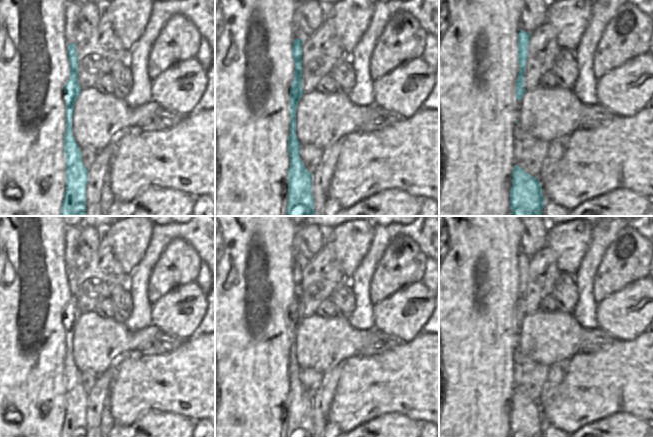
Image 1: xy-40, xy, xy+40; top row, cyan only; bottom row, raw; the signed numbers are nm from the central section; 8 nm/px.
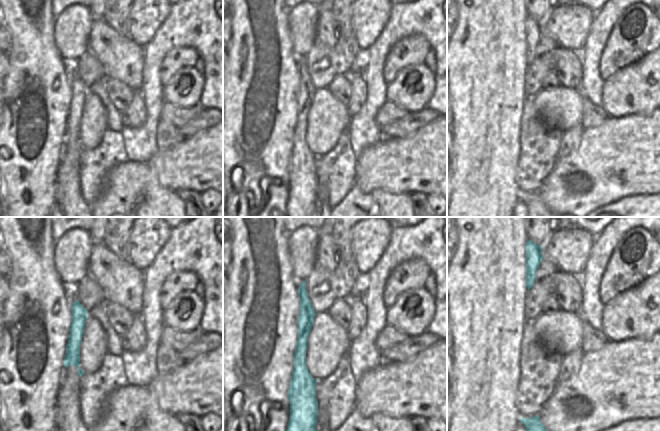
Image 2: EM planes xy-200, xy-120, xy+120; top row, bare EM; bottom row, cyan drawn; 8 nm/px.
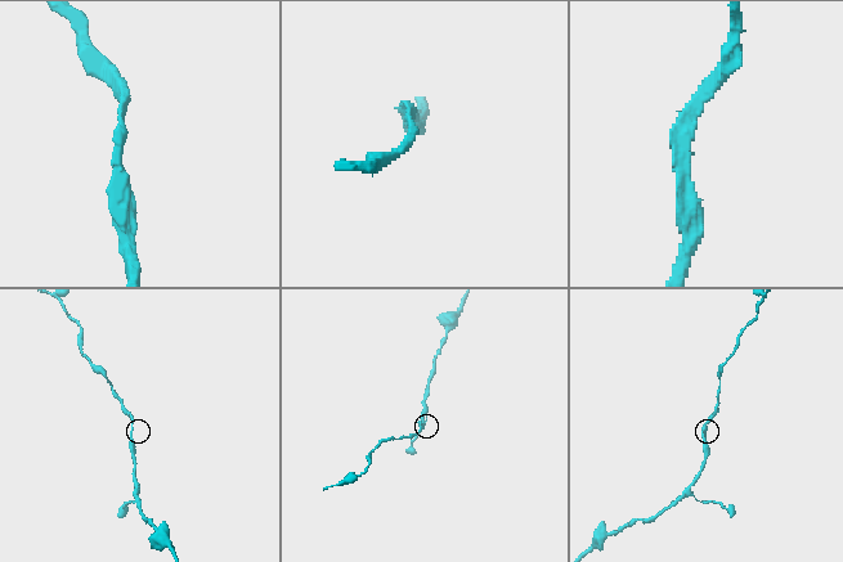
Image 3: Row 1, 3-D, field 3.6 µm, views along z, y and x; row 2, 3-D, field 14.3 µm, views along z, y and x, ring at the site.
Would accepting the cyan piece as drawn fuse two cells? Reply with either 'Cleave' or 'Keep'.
Keep.

